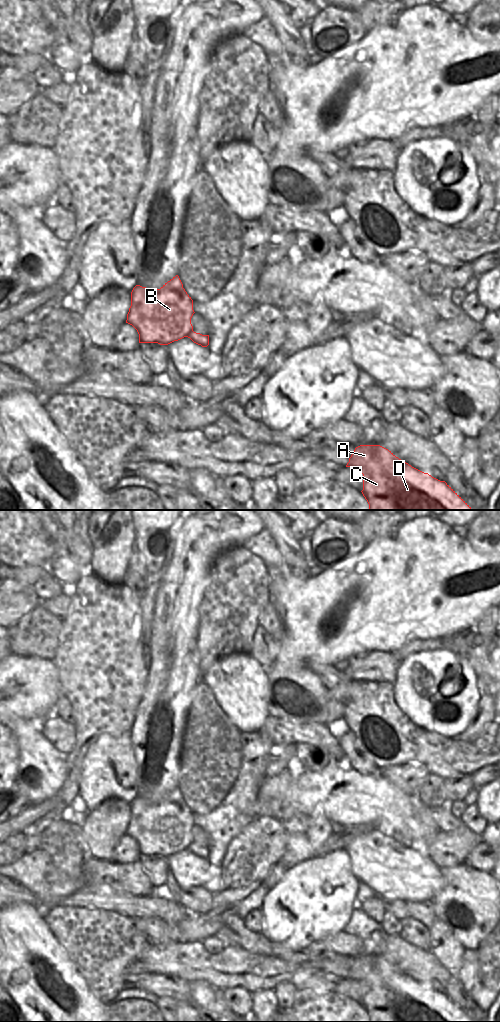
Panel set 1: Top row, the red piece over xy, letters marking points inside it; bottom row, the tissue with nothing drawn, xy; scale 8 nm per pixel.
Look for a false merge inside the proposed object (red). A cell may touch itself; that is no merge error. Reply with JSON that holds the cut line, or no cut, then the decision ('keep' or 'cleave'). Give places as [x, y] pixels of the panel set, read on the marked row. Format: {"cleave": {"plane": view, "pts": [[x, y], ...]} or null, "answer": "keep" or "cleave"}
{"cleave": {"plane": "xy", "pts": [[192, 330], [191, 335], [200, 344]]}, "answer": "cleave"}

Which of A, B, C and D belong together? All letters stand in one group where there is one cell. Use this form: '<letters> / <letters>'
A C D / B

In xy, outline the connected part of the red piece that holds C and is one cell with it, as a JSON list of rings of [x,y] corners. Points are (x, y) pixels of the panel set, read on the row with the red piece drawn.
[[[380,445],[356,447],[346,467],[354,467],[363,474],[361,492],[369,504],[369,510],[473,510],[445,481],[412,467]]]

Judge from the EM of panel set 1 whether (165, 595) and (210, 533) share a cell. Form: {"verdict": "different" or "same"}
{"verdict": "same"}

